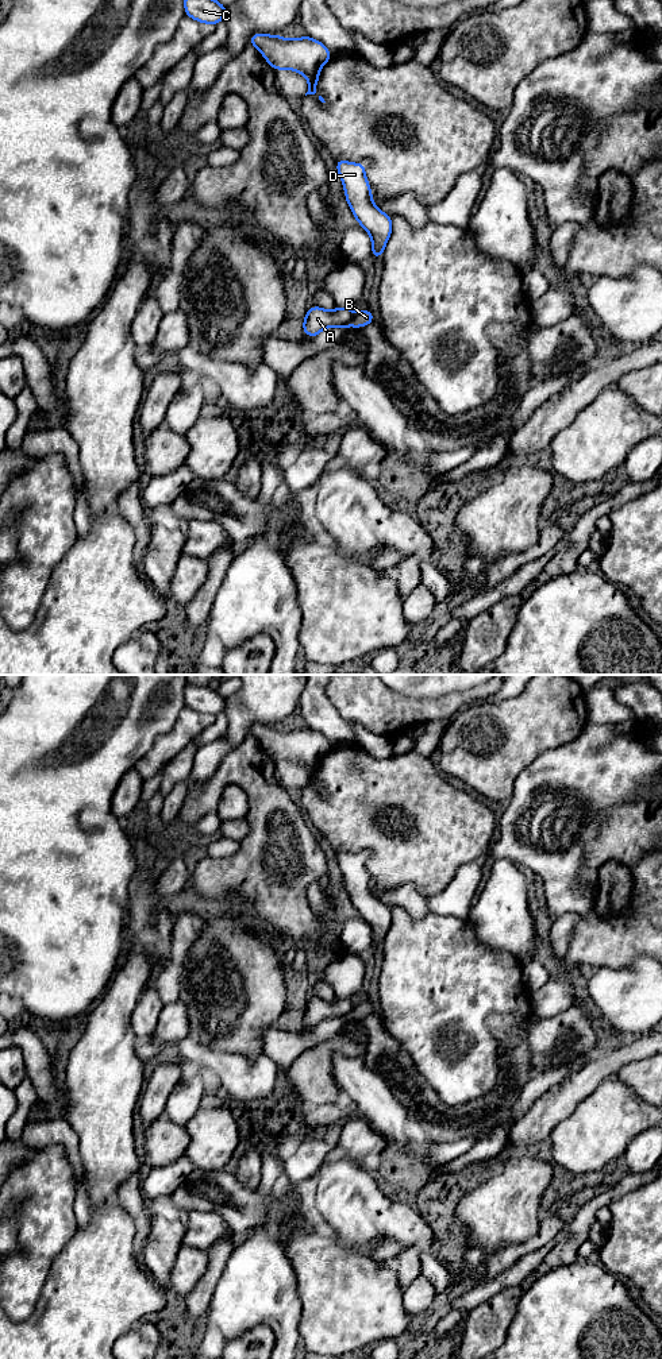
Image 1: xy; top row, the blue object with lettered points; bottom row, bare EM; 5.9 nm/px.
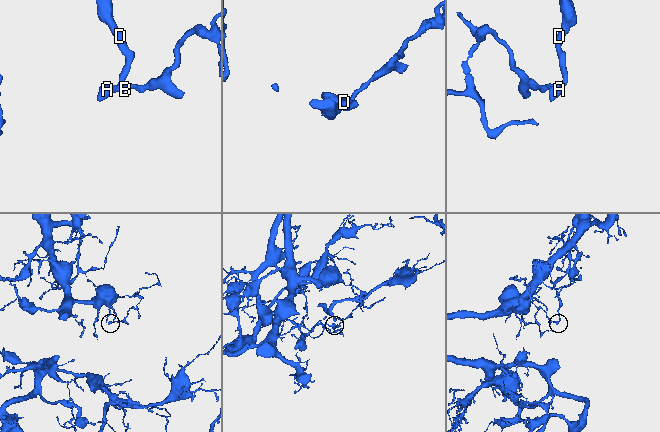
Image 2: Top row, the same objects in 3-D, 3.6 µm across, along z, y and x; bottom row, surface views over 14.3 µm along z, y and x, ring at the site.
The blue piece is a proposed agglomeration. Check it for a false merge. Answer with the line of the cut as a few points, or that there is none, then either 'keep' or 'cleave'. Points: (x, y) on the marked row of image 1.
xy (355, 315), (347, 324) | cleave

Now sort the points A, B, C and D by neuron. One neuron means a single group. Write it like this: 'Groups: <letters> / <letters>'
Groups: A C D / B

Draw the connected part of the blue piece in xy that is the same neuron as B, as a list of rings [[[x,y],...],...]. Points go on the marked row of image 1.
[[[366,309],[363,312],[357,313],[349,323],[349,327],[361,328],[372,324],[373,320],[374,320],[374,314],[369,309]]]

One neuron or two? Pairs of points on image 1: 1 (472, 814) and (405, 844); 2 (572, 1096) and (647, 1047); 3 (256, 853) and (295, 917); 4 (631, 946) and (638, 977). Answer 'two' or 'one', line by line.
1: one
2: one
3: one
4: two

